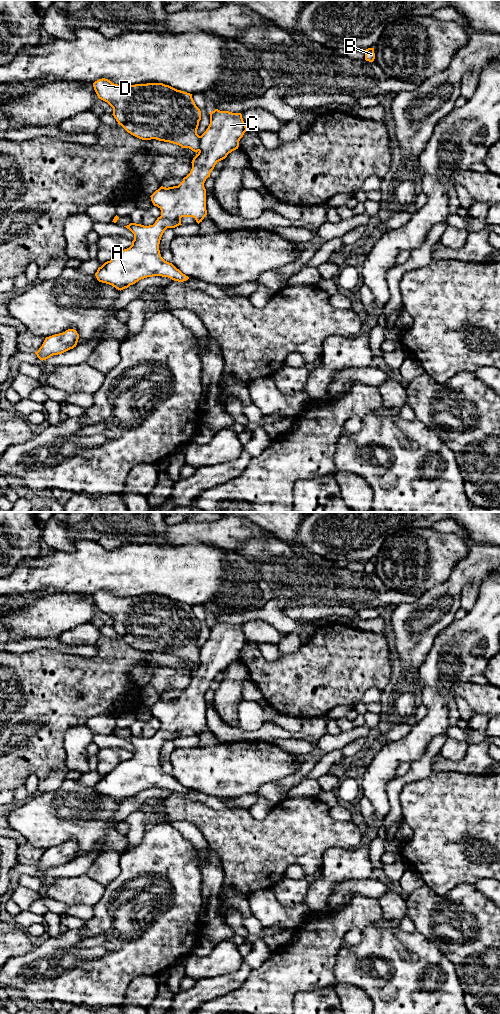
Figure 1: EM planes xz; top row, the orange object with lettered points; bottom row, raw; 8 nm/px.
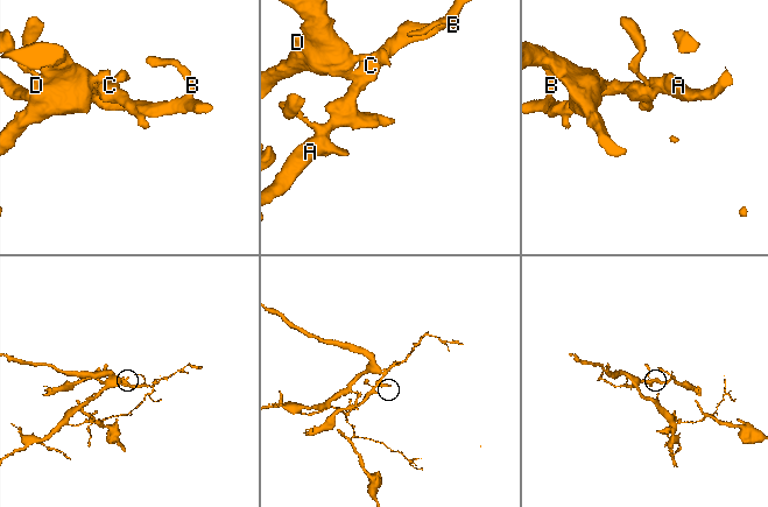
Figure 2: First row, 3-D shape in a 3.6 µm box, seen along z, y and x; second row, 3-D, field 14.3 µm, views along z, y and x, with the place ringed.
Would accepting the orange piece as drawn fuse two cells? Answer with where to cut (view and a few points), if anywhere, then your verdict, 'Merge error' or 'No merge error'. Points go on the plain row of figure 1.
Split along xz (200, 648), (200, 660), (198, 662). Merge error

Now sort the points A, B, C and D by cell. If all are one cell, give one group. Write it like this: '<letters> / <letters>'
A B C / D

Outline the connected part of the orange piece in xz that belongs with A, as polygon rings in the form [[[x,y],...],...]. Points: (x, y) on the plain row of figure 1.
[[[215,621],[209,626],[210,636],[200,648],[200,662],[191,674],[192,681],[190,685],[183,690],[183,693],[178,698],[168,700],[161,698],[150,708],[153,717],[161,722],[161,728],[157,730],[153,737],[144,738],[130,735],[124,738],[134,746],[132,757],[127,761],[120,762],[110,773],[105,774],[98,780],[95,788],[99,794],[112,797],[121,803],[147,789],[162,788],[178,794],[189,791],[172,775],[165,773],[161,769],[159,762],[161,749],[167,740],[182,737],[182,729],[193,729],[198,736],[202,734],[207,727],[204,695],[210,689],[215,677],[225,671],[229,665],[238,661],[239,653],[247,643],[241,625]]]

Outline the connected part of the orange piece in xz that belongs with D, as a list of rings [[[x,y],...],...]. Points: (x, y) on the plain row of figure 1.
[[[105,590],[95,593],[93,599],[98,610],[113,620],[112,627],[118,636],[131,647],[142,652],[156,651],[173,655],[196,665],[200,662],[197,641],[201,623],[192,606],[163,595],[118,597]]]

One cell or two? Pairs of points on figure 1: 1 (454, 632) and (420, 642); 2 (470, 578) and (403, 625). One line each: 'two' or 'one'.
1: two
2: one

